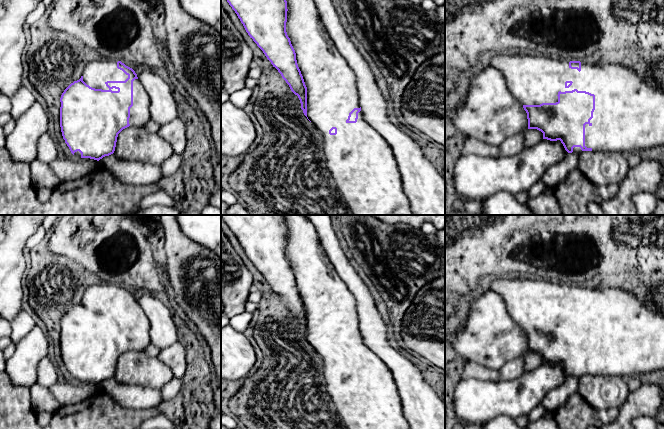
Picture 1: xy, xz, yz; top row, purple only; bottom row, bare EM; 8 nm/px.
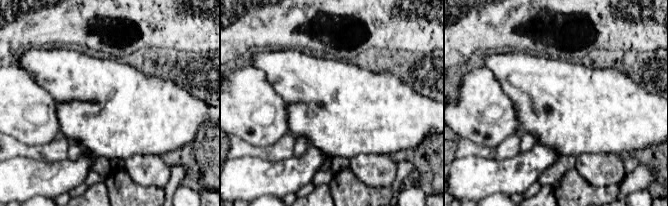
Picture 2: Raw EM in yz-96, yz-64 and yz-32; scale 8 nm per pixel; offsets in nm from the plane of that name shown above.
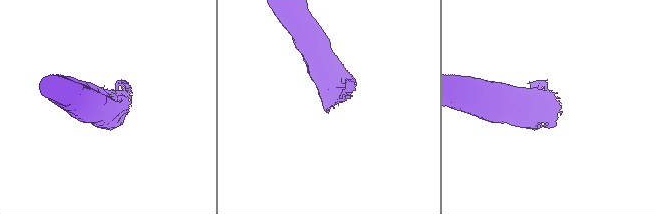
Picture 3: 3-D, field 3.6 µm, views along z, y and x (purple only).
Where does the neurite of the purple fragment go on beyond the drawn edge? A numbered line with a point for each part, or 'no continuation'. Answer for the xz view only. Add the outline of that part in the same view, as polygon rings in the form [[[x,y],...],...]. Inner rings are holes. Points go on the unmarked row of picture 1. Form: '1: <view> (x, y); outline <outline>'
1: xz (361, 386); outline [[[283,215],[287,225],[286,256],[296,277],[298,291],[307,311],[307,341],[323,359],[326,390],[347,429],[410,429],[401,398],[386,364],[358,337],[356,347],[347,347],[349,337],[360,332],[356,300],[325,255],[314,225],[305,215]]]

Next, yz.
1: yz (629, 337); outline [[[495,279],[489,285],[489,290],[500,295],[509,315],[522,329],[540,329],[542,327],[558,326],[558,316],[586,315],[595,319],[595,334],[589,348],[585,349],[585,370],[593,375],[611,375],[629,378],[648,372],[664,371],[664,316],[653,312],[632,293],[622,289],[618,284],[603,285],[600,288],[581,286],[581,295],[571,293],[569,284],[561,284],[541,279]]]

